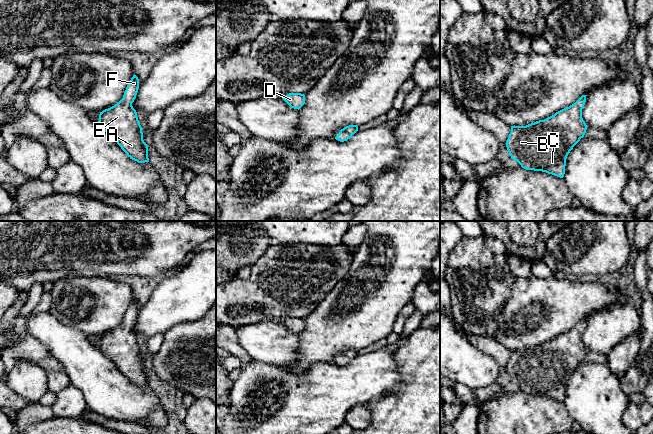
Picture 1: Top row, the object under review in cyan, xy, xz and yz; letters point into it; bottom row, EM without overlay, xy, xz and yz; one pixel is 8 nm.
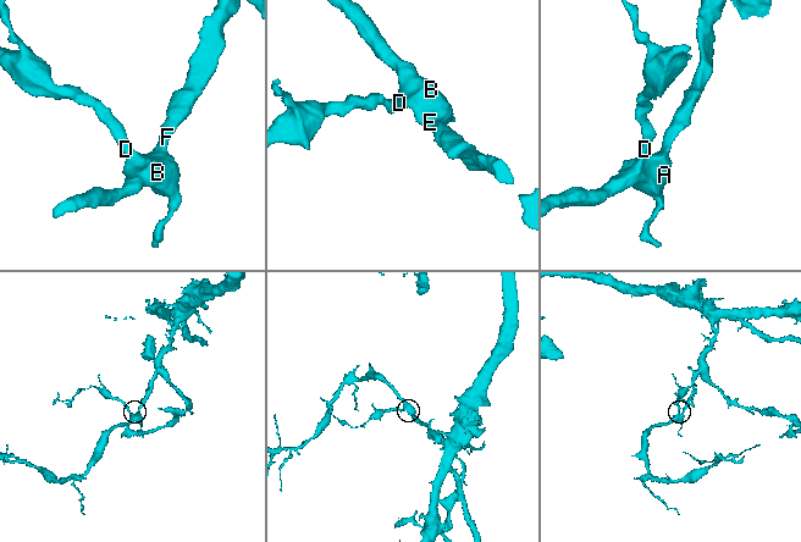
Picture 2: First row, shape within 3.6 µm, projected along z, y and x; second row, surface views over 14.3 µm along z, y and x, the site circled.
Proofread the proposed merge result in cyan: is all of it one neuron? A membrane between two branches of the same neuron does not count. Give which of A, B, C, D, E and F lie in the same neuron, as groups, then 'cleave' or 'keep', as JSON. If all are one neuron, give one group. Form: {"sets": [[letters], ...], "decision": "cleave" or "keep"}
{"sets": [["A", "B", "C", "D", "E", "F"]], "decision": "keep"}

